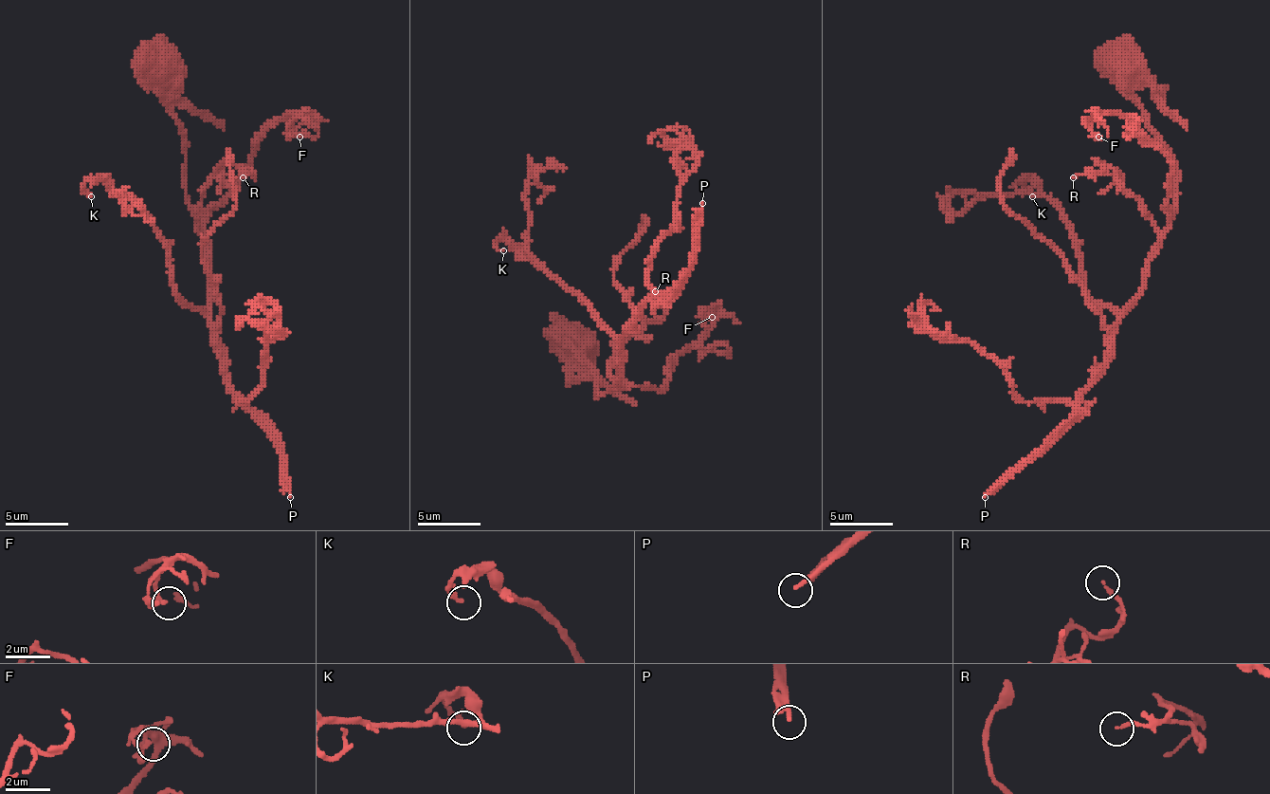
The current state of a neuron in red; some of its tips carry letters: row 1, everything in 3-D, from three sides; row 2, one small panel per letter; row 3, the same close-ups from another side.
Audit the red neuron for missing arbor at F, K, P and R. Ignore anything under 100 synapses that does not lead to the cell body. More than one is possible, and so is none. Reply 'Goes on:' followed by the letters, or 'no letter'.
Goes on: P

